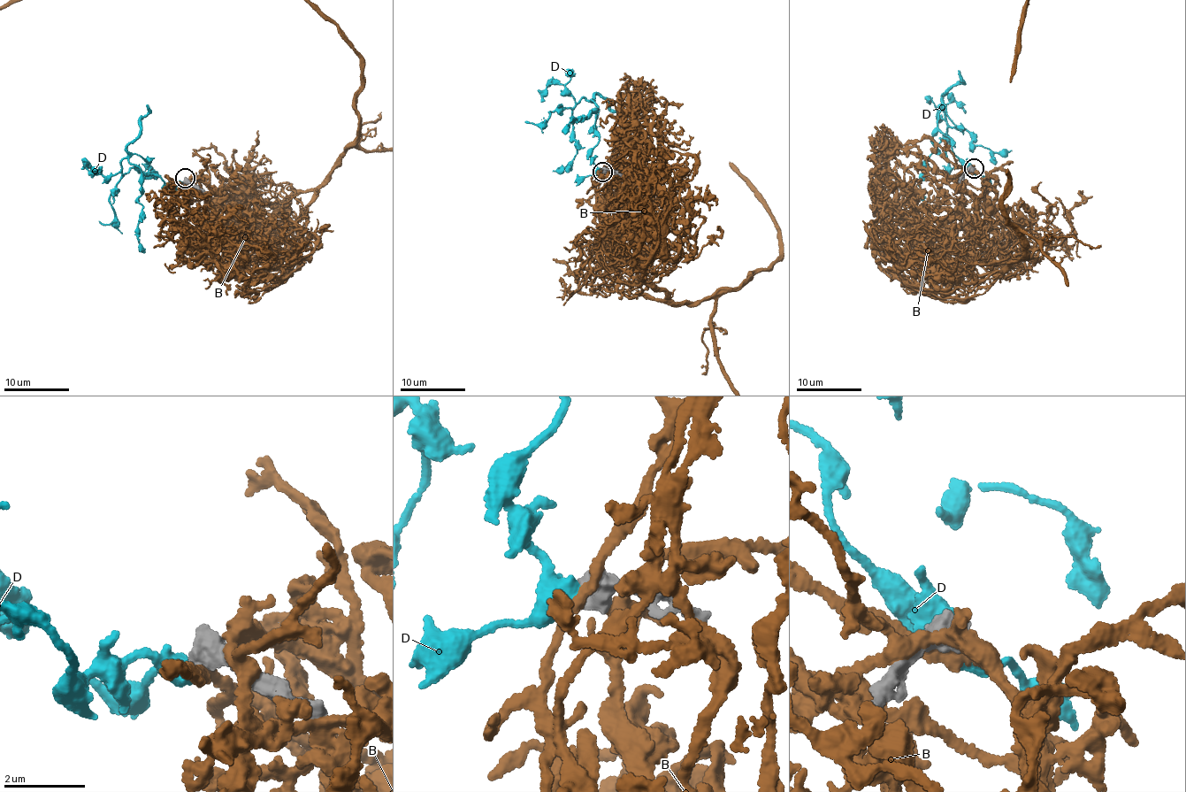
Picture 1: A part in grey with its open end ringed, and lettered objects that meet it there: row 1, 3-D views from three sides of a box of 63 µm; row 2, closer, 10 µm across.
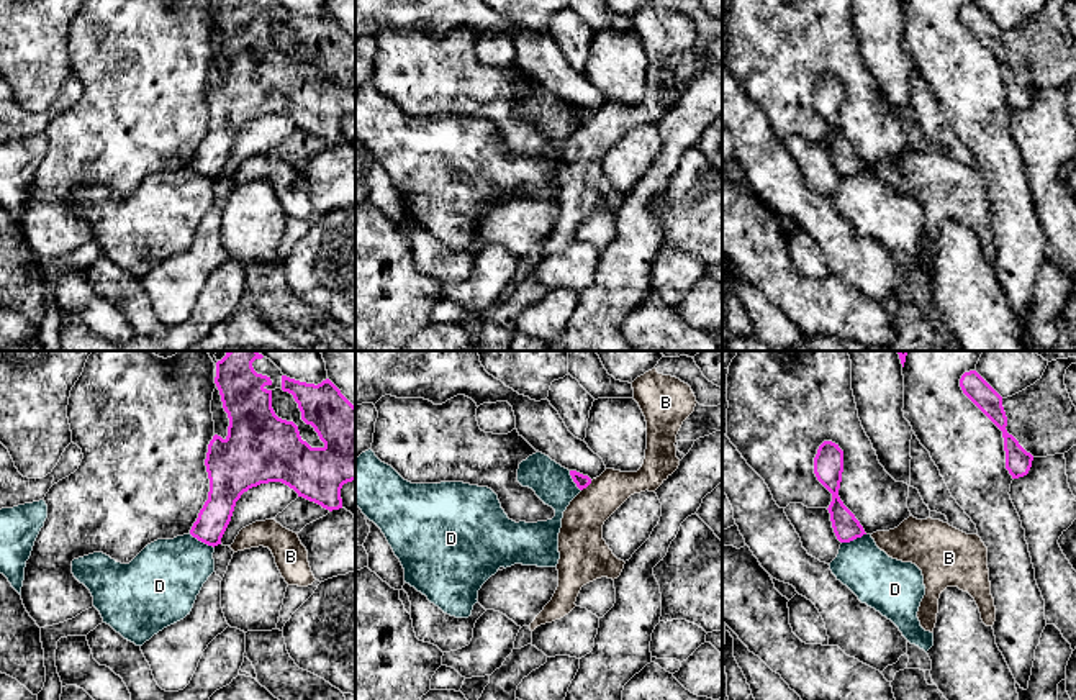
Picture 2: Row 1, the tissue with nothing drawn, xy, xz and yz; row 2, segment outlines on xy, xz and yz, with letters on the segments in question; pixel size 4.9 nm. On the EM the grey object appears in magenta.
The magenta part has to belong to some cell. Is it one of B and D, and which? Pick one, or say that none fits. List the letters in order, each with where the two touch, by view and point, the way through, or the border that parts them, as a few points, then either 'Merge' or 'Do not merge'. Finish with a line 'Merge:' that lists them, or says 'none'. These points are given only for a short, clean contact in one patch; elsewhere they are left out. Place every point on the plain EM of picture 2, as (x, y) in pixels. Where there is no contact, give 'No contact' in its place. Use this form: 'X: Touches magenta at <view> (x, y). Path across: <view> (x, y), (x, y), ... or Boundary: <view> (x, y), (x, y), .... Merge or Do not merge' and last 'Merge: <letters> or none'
B: Touches magenta at xz (587, 118). Boundary: xz (592, 113), (582, 123). Do not merge
D: Touches magenta at xy (202, 174). Boundary: xy (189, 166), (213, 181). Do not merge
Merge: none

